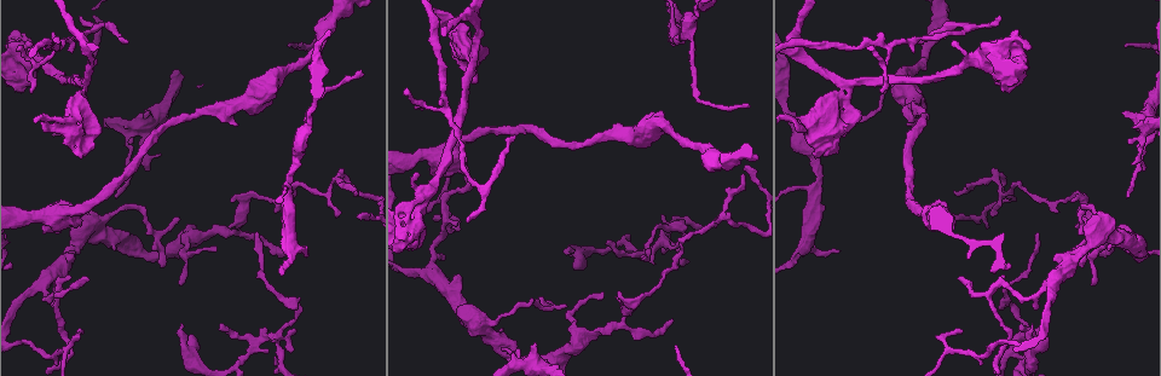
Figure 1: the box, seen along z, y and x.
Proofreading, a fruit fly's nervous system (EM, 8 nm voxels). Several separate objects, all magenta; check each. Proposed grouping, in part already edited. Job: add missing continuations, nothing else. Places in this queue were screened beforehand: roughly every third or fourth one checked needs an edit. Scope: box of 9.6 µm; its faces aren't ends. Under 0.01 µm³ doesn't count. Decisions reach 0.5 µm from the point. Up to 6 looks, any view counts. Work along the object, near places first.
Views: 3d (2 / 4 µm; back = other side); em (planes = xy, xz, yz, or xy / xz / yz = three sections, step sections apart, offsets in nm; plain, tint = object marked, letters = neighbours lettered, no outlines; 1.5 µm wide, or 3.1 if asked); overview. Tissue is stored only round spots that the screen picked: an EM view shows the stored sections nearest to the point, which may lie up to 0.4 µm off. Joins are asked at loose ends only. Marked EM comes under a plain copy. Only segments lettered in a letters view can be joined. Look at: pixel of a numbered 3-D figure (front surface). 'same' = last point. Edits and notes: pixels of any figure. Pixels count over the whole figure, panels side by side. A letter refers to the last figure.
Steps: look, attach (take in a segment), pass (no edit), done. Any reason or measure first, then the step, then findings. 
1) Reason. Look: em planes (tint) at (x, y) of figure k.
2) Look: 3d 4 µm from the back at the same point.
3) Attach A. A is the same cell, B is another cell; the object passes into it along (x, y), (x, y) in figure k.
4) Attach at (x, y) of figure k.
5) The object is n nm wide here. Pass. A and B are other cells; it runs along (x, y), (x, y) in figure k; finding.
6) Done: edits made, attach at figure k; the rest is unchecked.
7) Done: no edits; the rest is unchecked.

Free end. Look: em planes (letters) at (552, 302) of figure 1.

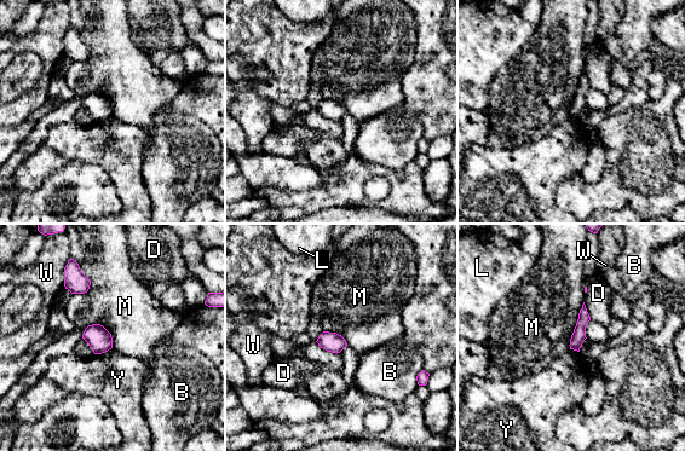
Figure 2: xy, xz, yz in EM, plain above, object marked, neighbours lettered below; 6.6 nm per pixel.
The object is 90 nm wide here. Pass. B, D, L, M, W and Y are other cells; a border runs along (84, 329), (101, 324), (113, 347) in figure 2; no lettered segment goes on from it.

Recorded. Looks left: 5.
Free end. Look: em xy step 8 (tint) at (569, 251) of figure 1.

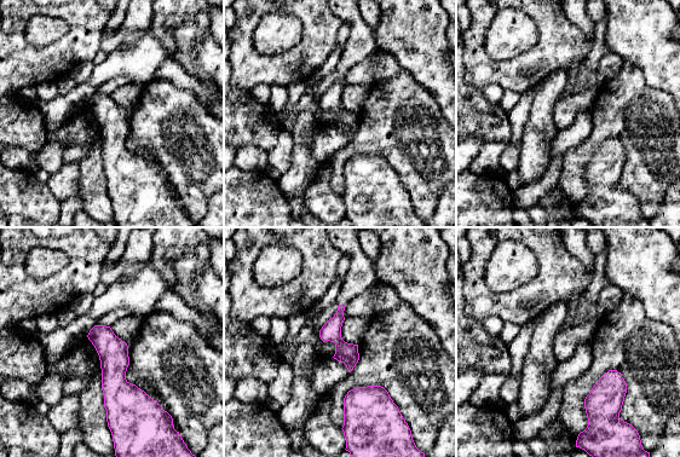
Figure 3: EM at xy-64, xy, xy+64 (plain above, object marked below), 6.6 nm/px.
Cut it another way. Look: em planes (letters) at the same point.

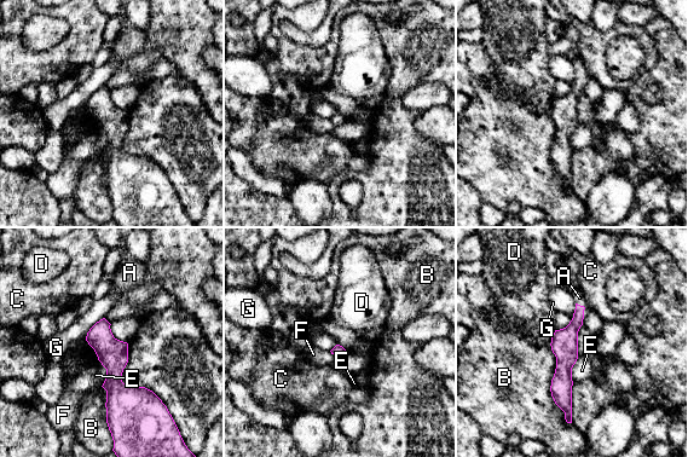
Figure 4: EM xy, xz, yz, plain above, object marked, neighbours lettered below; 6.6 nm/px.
Attach at (579, 298) of figure 4. A is the same cell, B, C, D, E, F and G are other cells; the object passes into it along (566, 340), (579, 305), (579, 298) in figure 4; the cell continues.

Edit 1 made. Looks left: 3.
Free end. Look: em planes (letters) at (88, 279) of figure 1.

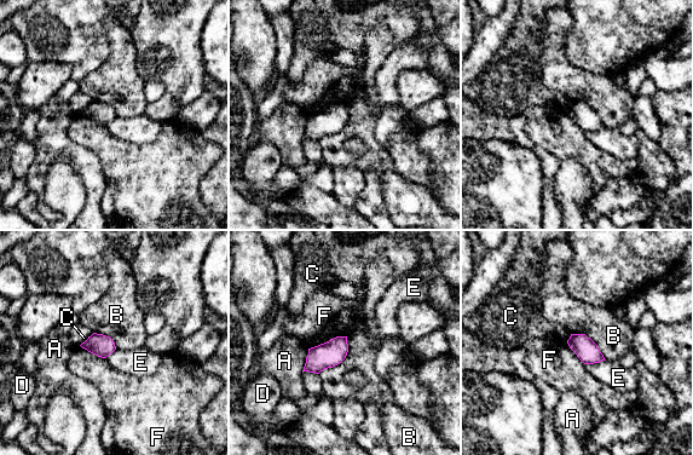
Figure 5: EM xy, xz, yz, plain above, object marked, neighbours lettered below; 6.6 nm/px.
The object is 150 nm wide here. Pass. A, B, C, D, E and F are other cells; a border runs along (347, 338), (347, 355), (318, 373) in figure 5; none of them fits.

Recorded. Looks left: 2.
Done: edits made, attach at figure 4; the rest is unchecked.

